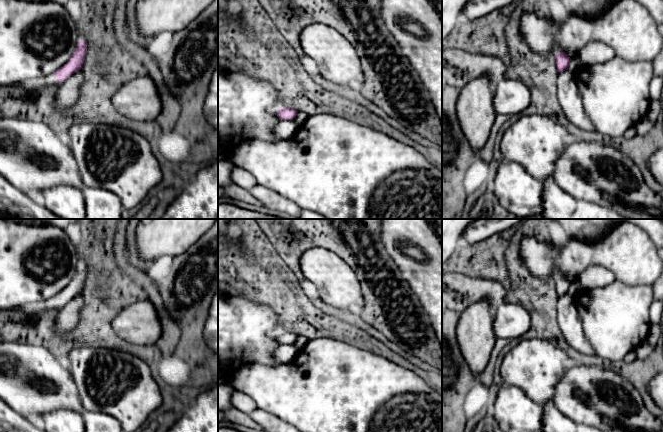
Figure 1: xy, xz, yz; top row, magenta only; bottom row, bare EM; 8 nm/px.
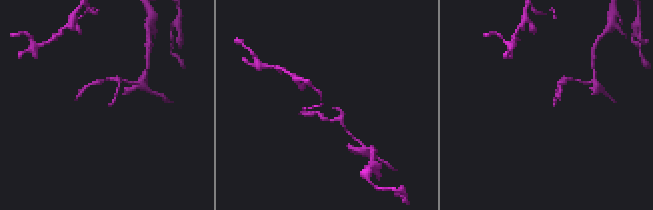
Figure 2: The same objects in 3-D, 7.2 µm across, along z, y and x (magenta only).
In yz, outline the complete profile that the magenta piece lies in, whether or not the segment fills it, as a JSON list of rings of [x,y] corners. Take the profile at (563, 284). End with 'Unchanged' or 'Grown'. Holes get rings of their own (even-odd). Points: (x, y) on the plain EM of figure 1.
[[[564,276],[558,277],[555,281],[558,297],[568,294],[569,288],[572,283]]]. Unchanged

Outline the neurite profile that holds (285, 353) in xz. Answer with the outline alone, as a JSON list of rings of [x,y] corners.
[[[280,344],[273,353],[274,359],[279,364],[288,364],[299,354],[300,349],[293,344]]]

